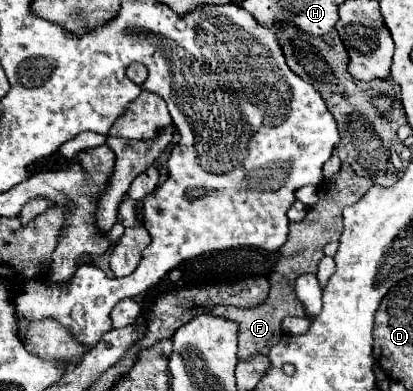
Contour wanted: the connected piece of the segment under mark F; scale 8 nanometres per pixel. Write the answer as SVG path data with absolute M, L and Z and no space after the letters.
M342 162L340 172L336 172L334 176L326 178L320 184L318 202L312 208L308 208L304 220L298 224L290 224L288 242L280 248L278 264L274 268L274 274L270 276L270 296L266 298L266 302L258 308L248 308L248 310L240 310L234 306L222 306L222 304L210 310L212 316L220 316L220 318L226 318L238 324L238 360L248 360L254 354L268 356L270 348L282 338L282 330L280 330L282 318L306 316L304 304L298 300L294 292L294 280L300 274L316 272L318 262L324 258L324 252L322 252L324 246L328 242L336 242L342 234L342 210L350 204L356 204L370 190L370 186L372 186L370 178L358 176L348 164Z

